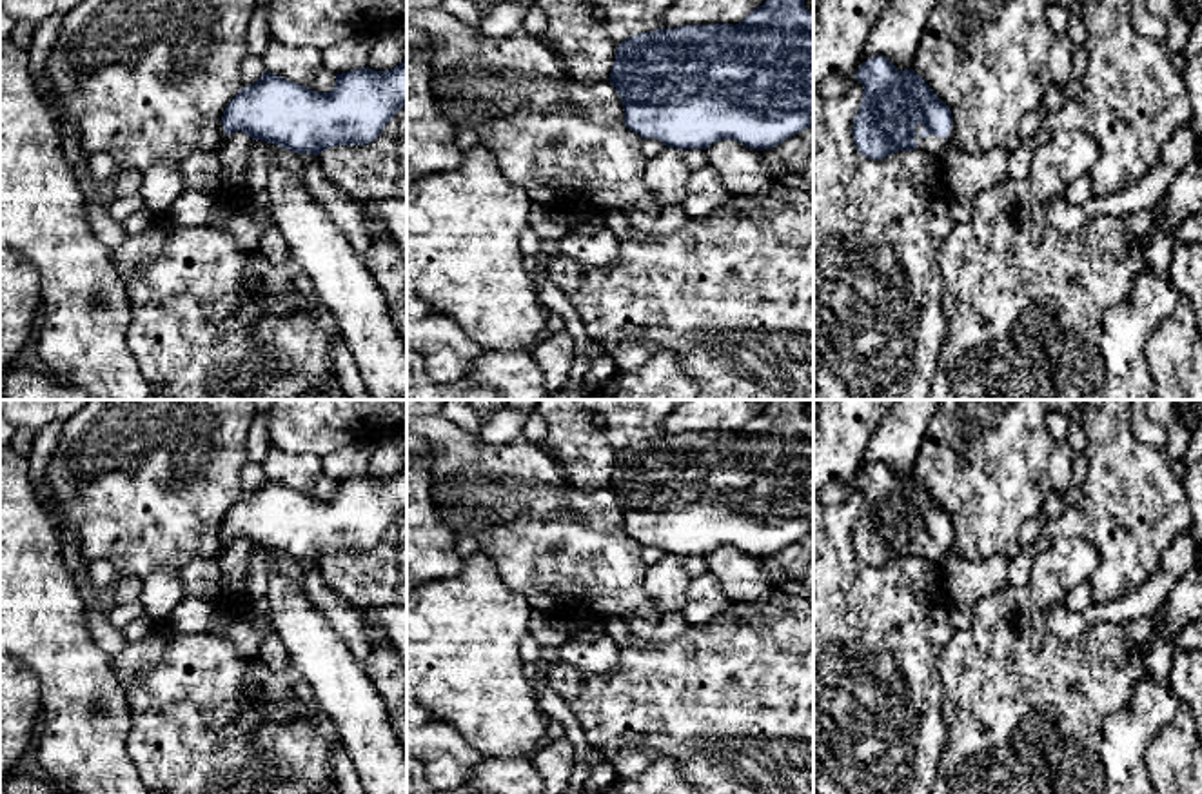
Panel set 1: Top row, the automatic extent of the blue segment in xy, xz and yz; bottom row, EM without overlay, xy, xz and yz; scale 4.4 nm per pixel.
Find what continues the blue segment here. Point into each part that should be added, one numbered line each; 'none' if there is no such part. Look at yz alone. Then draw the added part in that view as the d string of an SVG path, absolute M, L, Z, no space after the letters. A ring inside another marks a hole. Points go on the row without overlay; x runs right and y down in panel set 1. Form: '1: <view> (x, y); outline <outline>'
1: yz (934, 553); outline M921 531L915 534L917 541L915 541L915 549L919 558L935 563L935 565L942 565L944 556L946 556L946 547L941 543L924 543L921 545L919 540L924 538L926 534Z

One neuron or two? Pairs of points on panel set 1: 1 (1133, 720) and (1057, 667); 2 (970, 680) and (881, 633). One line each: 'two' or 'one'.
1: two
2: two

